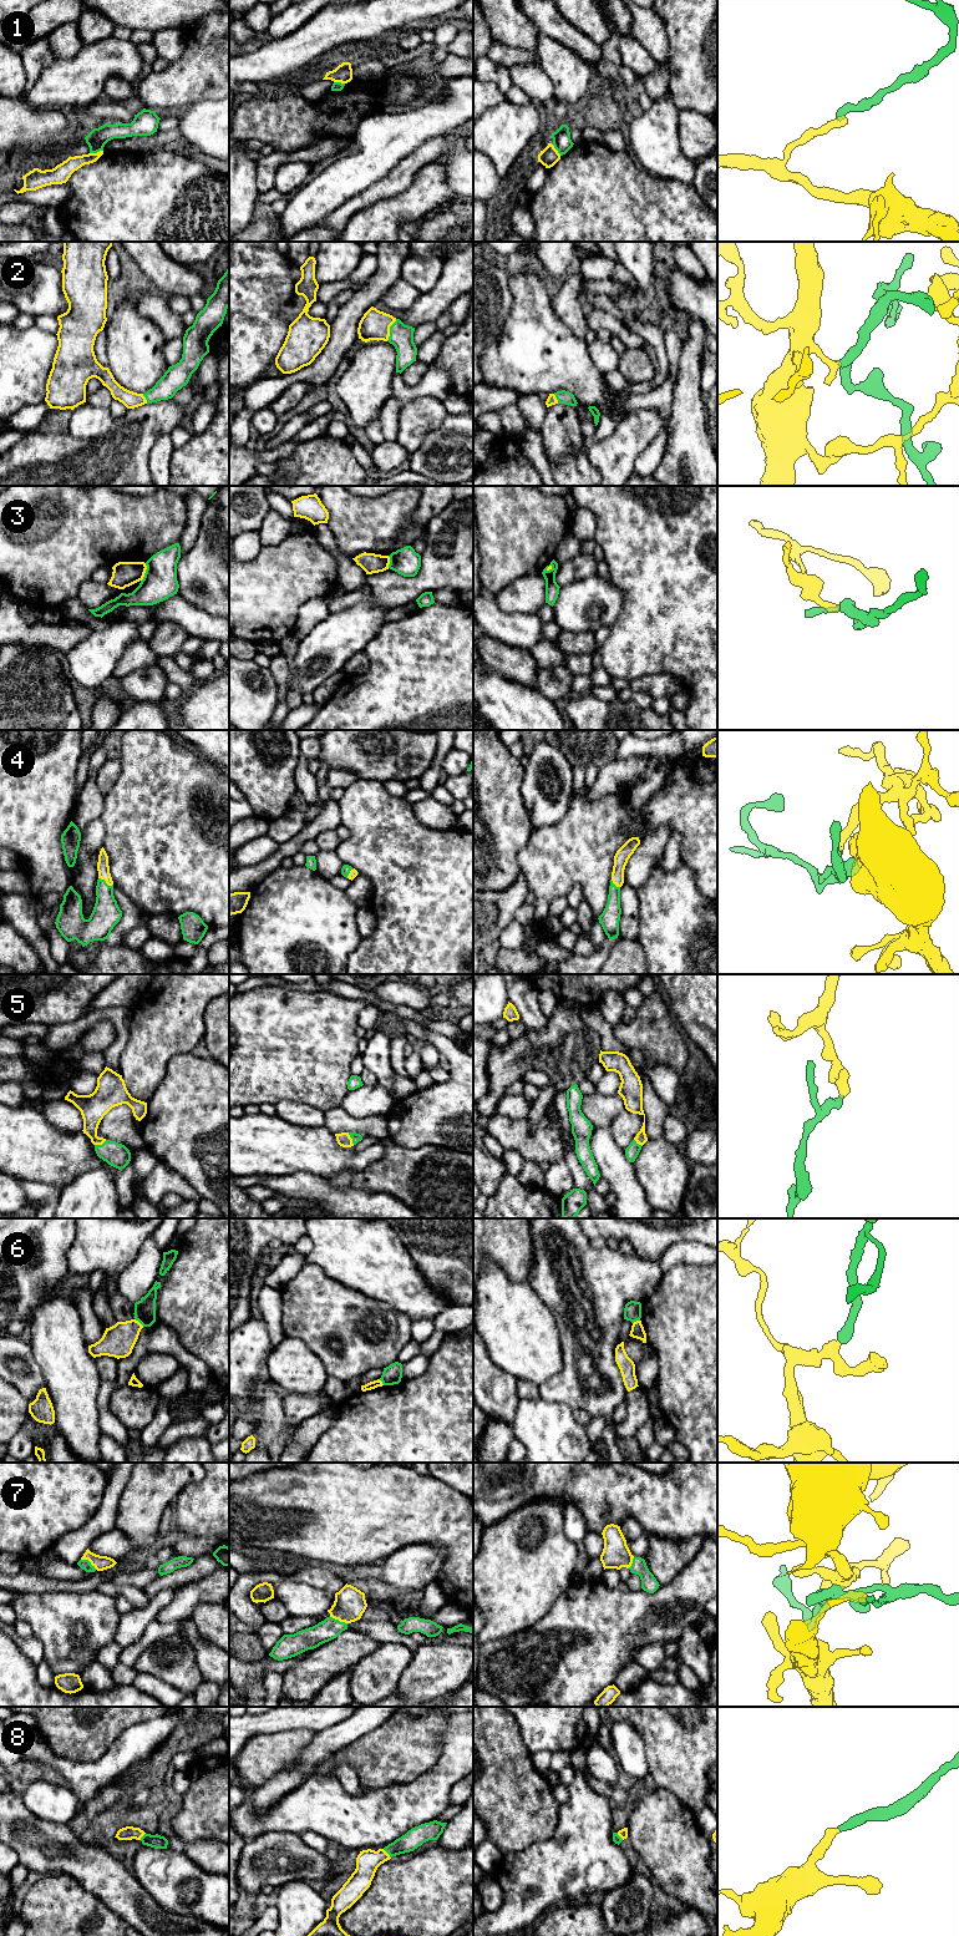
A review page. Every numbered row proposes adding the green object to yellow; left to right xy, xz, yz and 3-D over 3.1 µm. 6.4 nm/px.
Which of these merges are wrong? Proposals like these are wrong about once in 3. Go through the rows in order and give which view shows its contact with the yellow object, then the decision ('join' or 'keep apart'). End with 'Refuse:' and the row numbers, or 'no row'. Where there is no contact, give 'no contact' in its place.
1: xy | keep apart
2: xz | join
3: xy | keep apart
4: xy | join
5: xz | join
6: xy | keep apart
7: xz | join
8: xz | join
Refuse: 1, 3, 6

